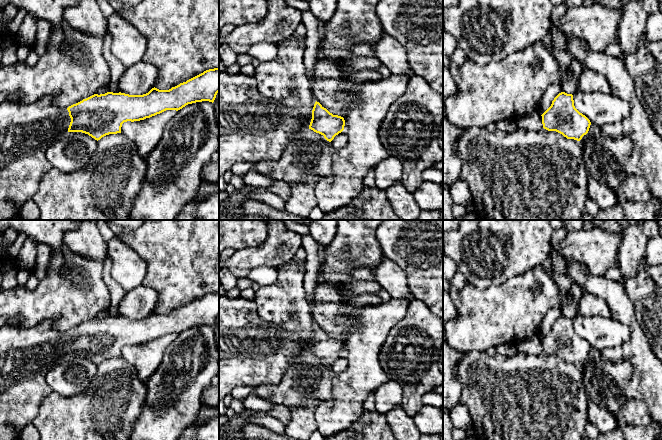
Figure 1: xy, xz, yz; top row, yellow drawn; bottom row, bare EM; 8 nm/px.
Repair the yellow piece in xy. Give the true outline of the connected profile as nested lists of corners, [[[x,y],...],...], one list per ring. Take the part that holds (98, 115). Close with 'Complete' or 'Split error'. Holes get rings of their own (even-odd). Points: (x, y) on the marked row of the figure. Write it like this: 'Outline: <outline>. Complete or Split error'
Outline: [[[214,68],[169,90],[154,87],[143,95],[94,94],[67,109],[57,107],[53,96],[23,105],[4,101],[0,104],[0,220],[14,220],[22,206],[33,199],[43,175],[52,167],[45,157],[46,149],[65,132],[82,132],[98,141],[106,135],[121,133],[122,124],[127,121],[144,120],[166,110],[178,111],[196,102],[213,103],[218,92],[219,68]]]. Split error

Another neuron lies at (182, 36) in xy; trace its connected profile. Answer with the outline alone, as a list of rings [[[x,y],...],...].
[[[142,0],[136,6],[123,4],[117,13],[146,38],[144,60],[158,70],[155,88],[169,90],[206,70],[219,68],[219,0]]]

